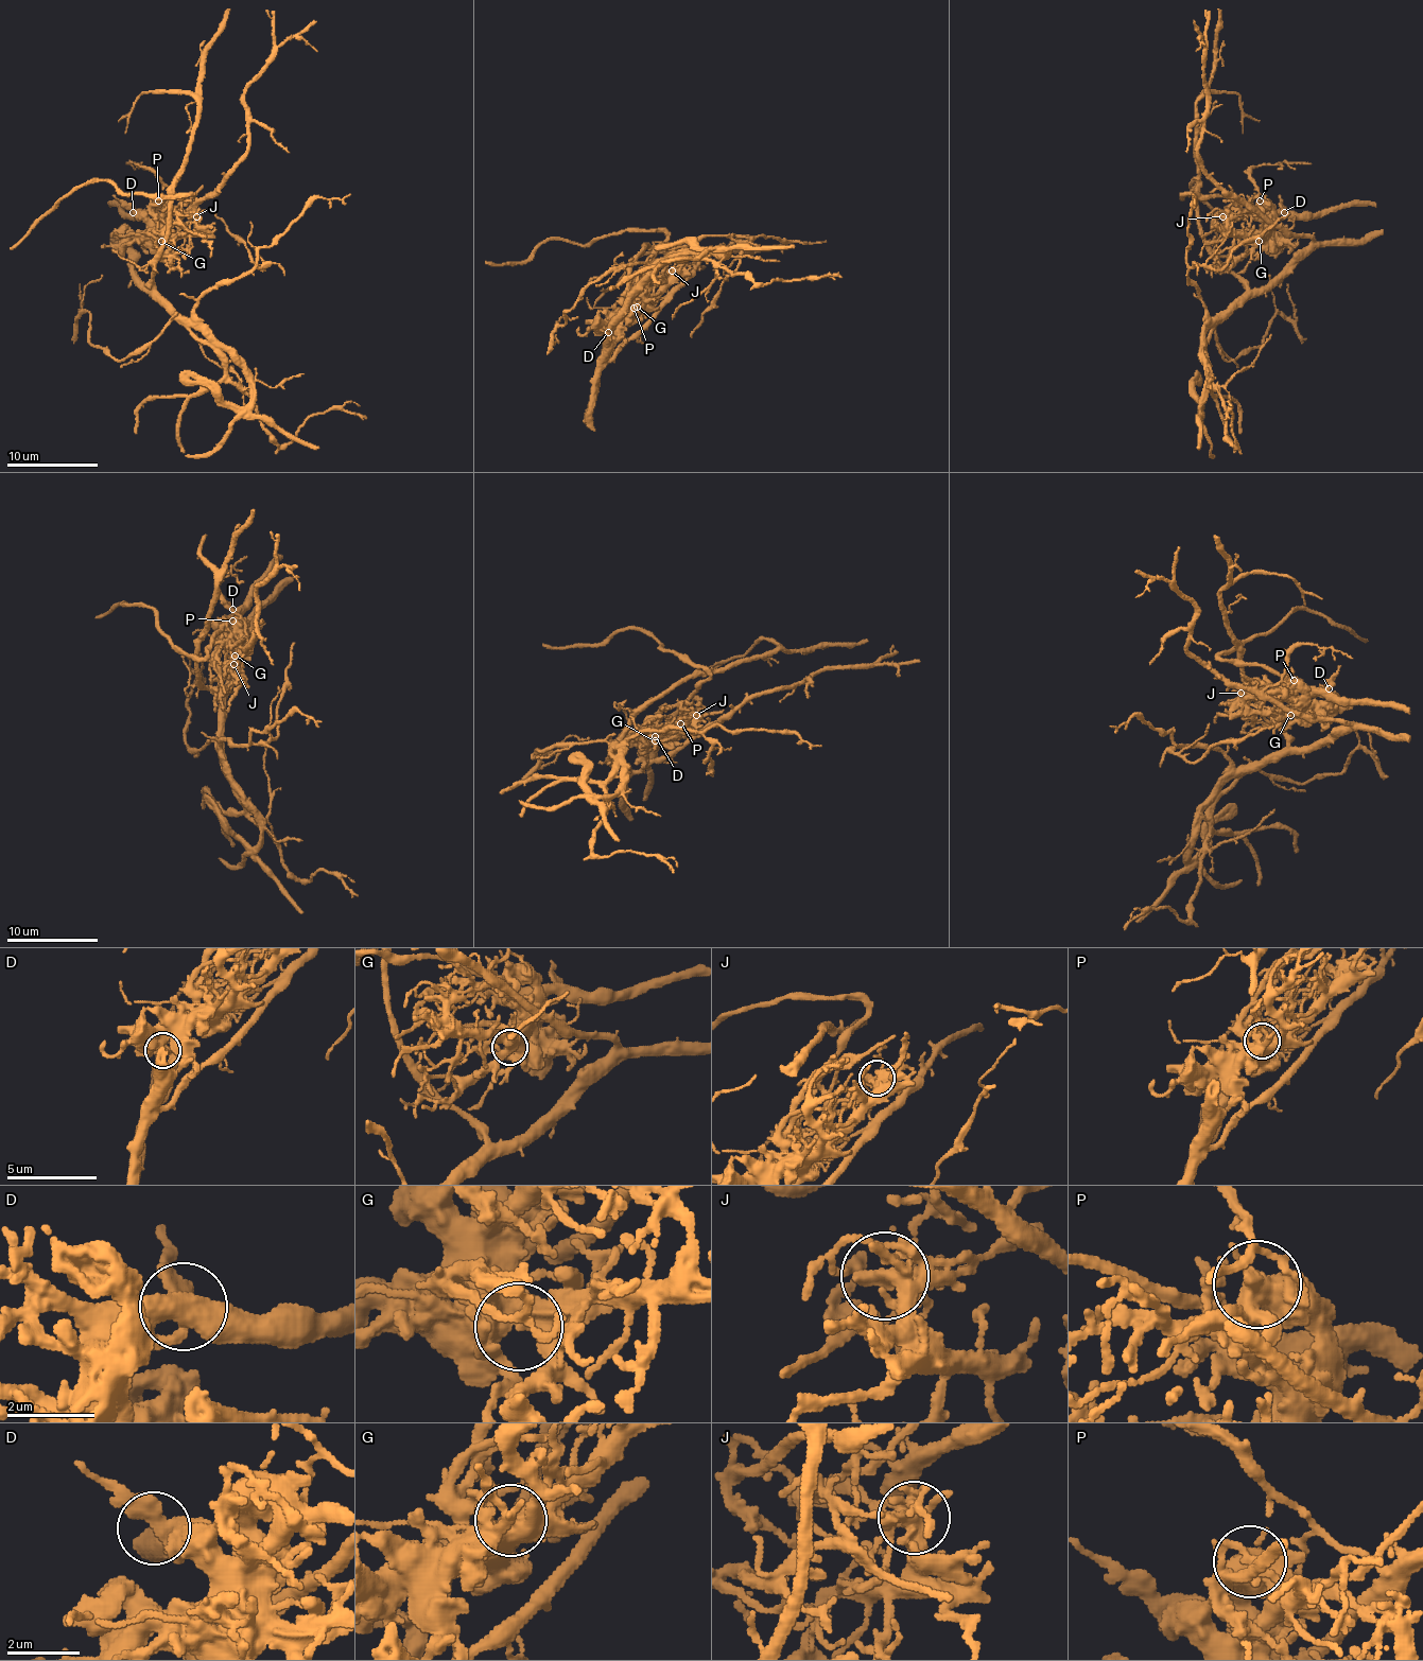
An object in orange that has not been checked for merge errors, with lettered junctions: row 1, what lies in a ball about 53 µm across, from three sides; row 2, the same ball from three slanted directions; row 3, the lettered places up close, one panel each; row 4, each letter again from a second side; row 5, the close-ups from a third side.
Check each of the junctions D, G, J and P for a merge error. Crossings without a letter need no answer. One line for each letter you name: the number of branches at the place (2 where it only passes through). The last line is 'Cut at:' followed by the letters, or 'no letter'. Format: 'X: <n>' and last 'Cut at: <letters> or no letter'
P: 3
Cut at: P

